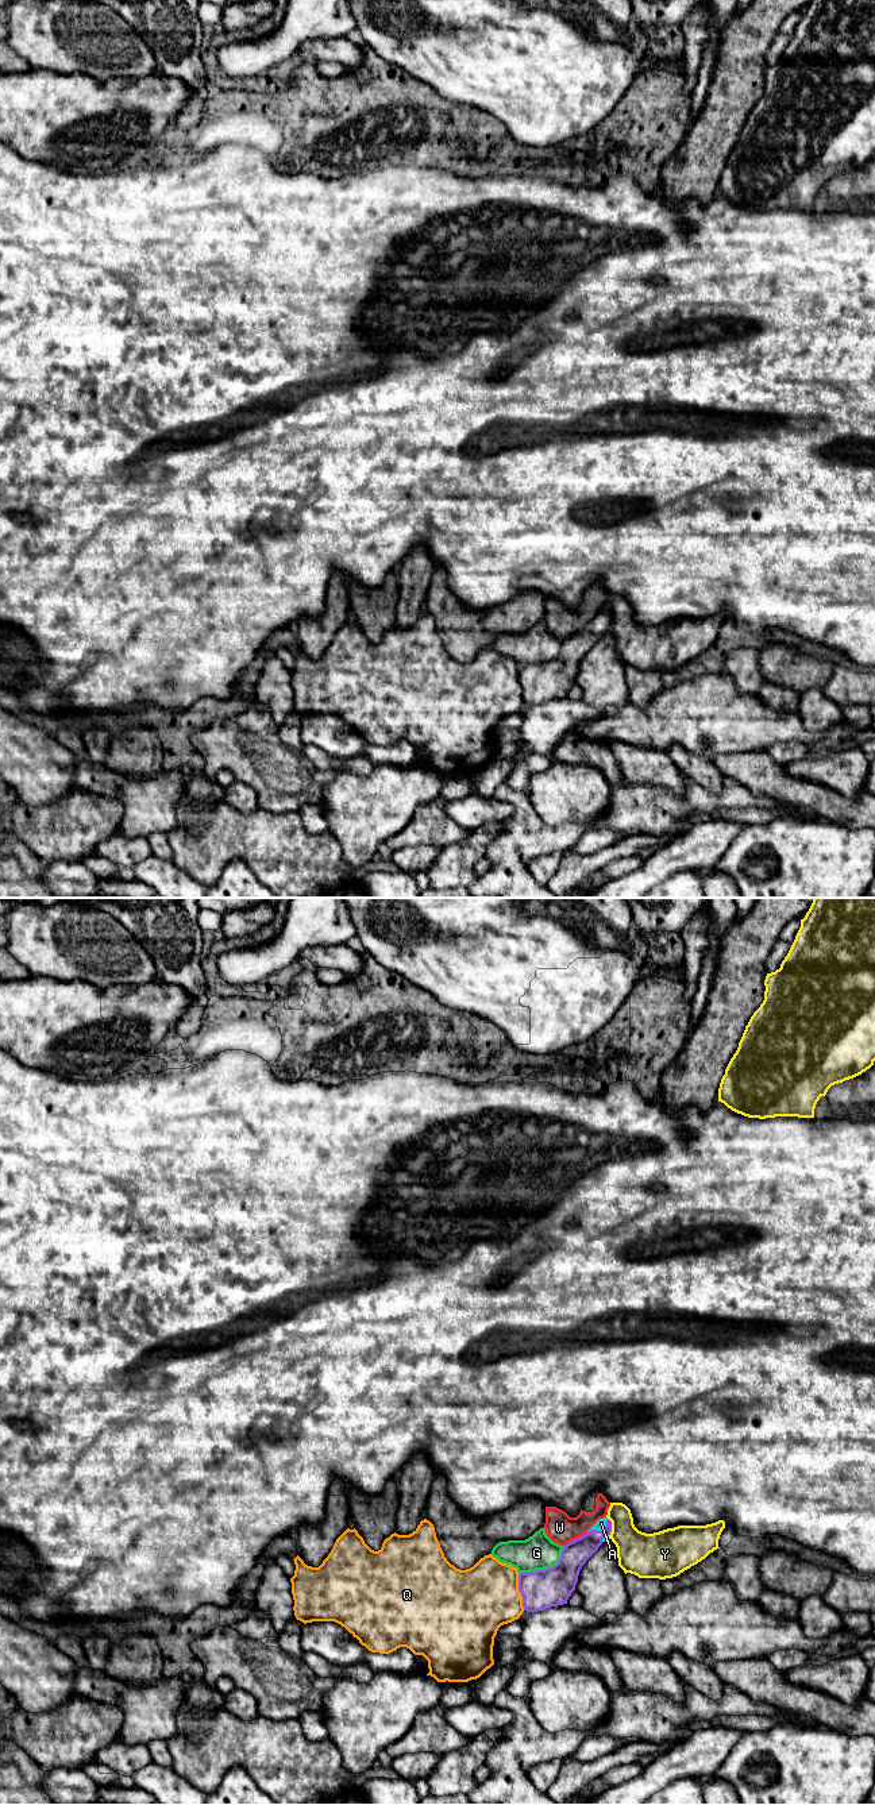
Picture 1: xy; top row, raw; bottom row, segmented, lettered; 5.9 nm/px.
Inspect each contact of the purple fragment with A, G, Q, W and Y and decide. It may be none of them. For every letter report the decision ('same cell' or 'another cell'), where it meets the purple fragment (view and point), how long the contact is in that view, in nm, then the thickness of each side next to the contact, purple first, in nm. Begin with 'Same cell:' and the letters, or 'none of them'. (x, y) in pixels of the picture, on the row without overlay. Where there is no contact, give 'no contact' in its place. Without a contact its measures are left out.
Same cell: none of them
A: another cell; meets purple in xy at (600, 624); contact 150 nm long; 160 nm thick on the purple side, 60 nm on the other
G: another cell; meets purple in xy at (546, 662); contact 300 nm long; 240 nm thick on the purple side, 200 nm on the other
Q: another cell; meets purple in xy at (520, 685); contact 220 nm long; 240 nm thick on the purple side, 400 nm on the other
W: another cell; meets purple in xy at (575, 632); contact 170 nm long; 180 nm thick on the purple side, 180 nm on the other
Y: another cell; meets purple in xy at (611, 620); contact 110 nm long; 150 nm thick on the purple side, 260 nm on the other

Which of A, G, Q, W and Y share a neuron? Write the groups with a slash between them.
A W / G / Q / Y

